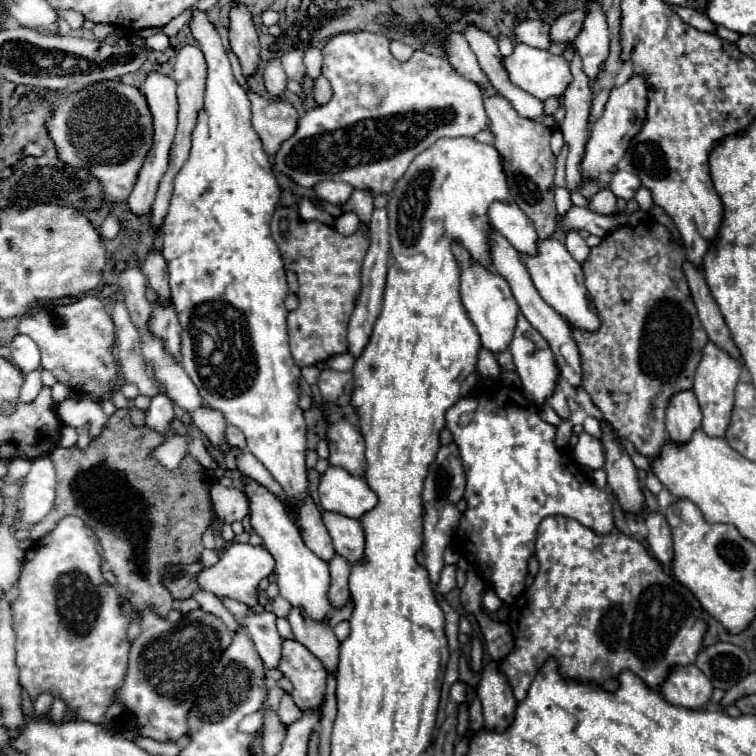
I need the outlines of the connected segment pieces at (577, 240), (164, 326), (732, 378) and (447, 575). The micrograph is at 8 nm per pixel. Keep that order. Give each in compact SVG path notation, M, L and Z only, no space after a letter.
M571 231L571 233L567 235L565 245L567 245L567 251L573 255L573 259L575 259L575 261L579 261L579 263L583 263L583 261L587 259L589 251L591 251L591 249L587 247L585 239L581 239L577 231Z
M155 301L153 303L153 311L151 311L151 319L149 319L149 331L163 341L165 351L179 363L179 335L181 335L181 327L179 327L179 317L175 315L175 307L171 303L171 307L163 307L163 303Z
M707 343L703 347L703 355L699 361L699 367L695 371L695 381L693 381L693 393L701 405L701 413L703 413L703 431L711 437L723 437L725 429L729 425L729 417L731 417L731 409L733 409L733 391L735 385L739 381L741 375L741 361L733 359L727 351L719 349L713 343Z
M447 565L447 567L443 567L443 571L441 571L441 579L439 579L439 583L435 585L435 592L445 595L449 593L449 591L453 591L455 589L455 565Z

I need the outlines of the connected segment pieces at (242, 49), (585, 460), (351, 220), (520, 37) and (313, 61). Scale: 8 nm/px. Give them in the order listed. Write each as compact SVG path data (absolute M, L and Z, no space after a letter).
M233 1L229 9L229 43L239 57L243 75L251 75L259 63L259 41L251 13L245 3Z
M585 431L579 433L579 441L573 449L573 457L579 465L589 467L589 469L601 469L605 463L601 441L597 437L585 433Z
M345 213L345 215L341 215L341 217L335 219L333 227L335 227L335 231L339 231L341 235L353 235L353 233L359 229L359 219L357 219L355 213Z
M525 19L513 27L513 37L517 43L525 43L537 49L547 49L549 47L549 25L543 23L541 19Z
M317 47L307 49L305 51L305 69L307 69L307 75L311 79L317 79L321 75L321 65L323 65L323 53L321 53L321 49L317 49Z

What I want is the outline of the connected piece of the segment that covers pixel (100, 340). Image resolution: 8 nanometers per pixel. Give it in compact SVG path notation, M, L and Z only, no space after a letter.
M85 295L69 305L53 305L25 315L19 333L29 335L41 349L41 367L51 371L59 383L75 393L97 393L107 397L111 383L117 379L117 365L111 355L115 341L113 321L97 297Z

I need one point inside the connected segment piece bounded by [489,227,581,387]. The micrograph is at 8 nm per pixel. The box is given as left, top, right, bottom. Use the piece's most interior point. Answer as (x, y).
(506, 261)

